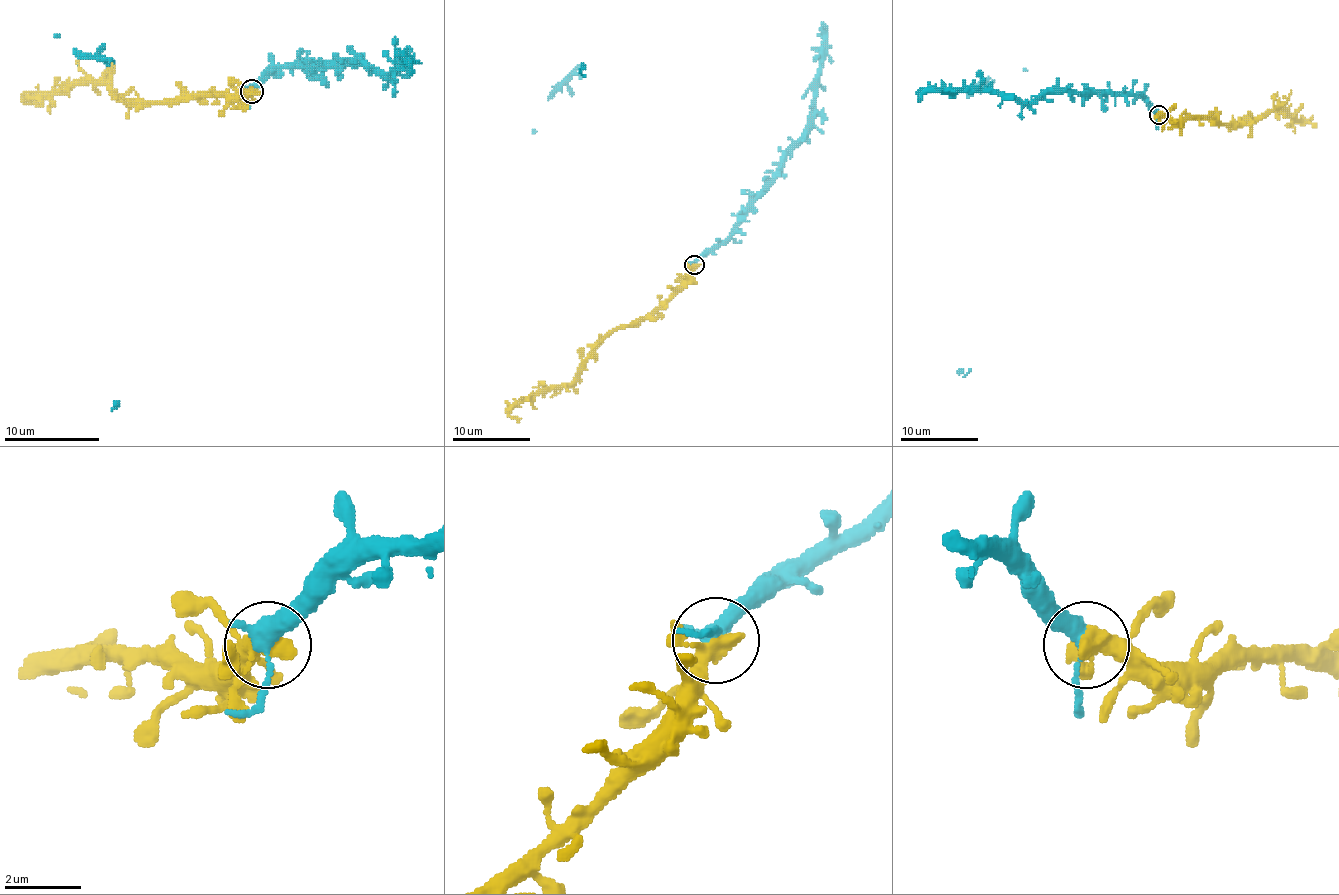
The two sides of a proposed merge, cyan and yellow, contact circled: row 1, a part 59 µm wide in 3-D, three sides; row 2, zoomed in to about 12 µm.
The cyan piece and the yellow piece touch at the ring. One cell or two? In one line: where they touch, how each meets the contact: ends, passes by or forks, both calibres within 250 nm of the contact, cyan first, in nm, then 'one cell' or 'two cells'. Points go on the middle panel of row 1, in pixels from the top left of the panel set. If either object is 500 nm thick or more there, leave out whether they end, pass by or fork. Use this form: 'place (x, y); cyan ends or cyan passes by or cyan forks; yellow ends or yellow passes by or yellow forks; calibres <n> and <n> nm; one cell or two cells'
place (694, 264); cyan passes by; yellow passes by; calibres 360 and 400 nm; one cell

